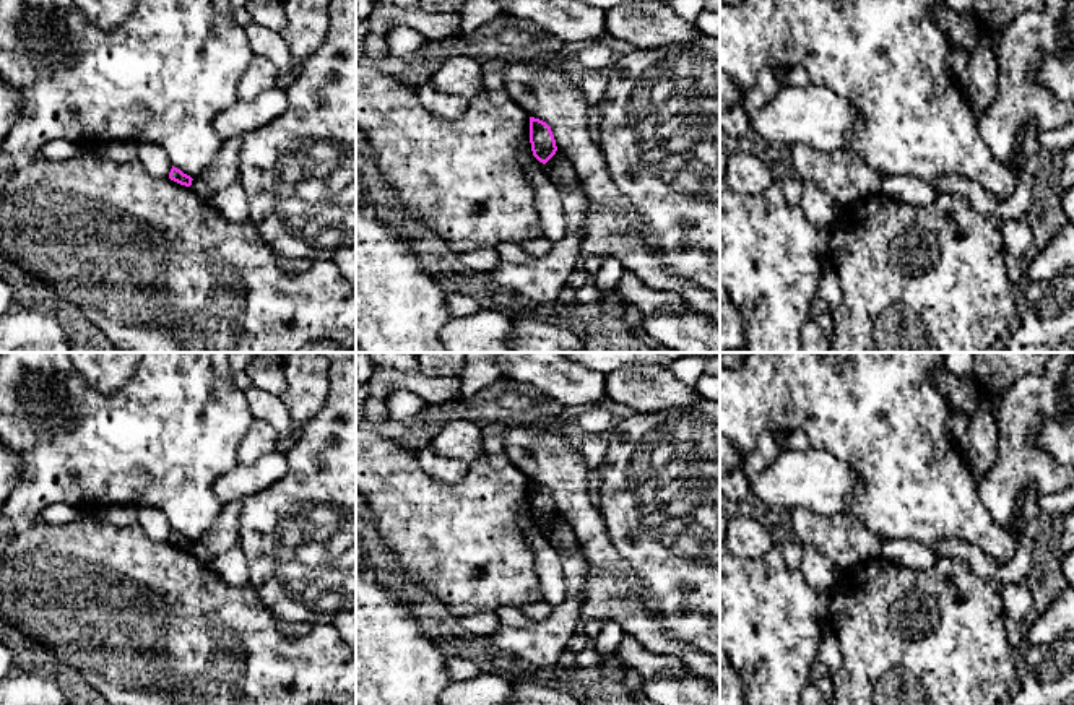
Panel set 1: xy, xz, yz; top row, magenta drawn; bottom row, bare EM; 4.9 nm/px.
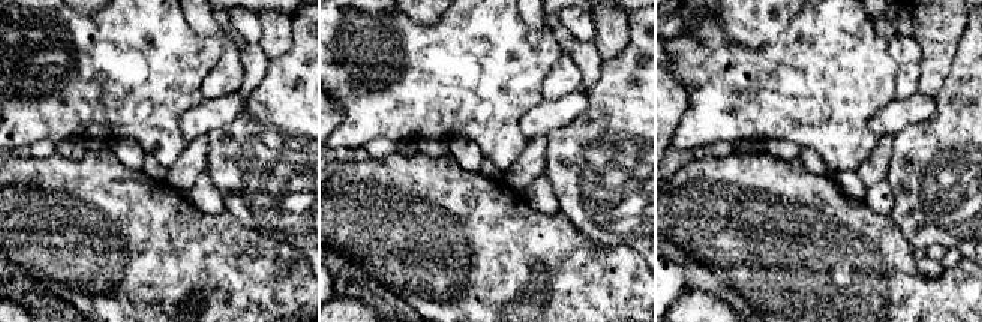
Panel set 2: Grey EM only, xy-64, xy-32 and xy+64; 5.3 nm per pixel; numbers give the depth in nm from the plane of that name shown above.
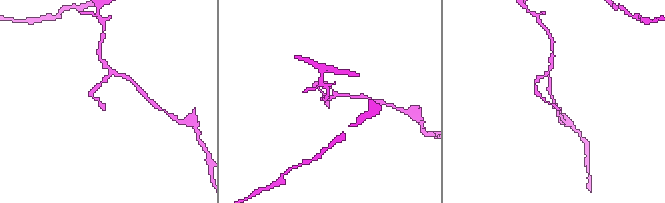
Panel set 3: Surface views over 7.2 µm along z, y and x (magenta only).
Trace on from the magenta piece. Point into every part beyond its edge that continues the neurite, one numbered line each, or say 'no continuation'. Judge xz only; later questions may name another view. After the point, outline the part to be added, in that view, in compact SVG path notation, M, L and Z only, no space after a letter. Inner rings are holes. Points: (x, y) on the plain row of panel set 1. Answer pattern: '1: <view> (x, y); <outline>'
no continuation

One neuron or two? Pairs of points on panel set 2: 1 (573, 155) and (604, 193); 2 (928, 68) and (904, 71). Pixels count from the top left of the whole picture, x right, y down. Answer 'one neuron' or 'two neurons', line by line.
1: one neuron
2: two neurons

